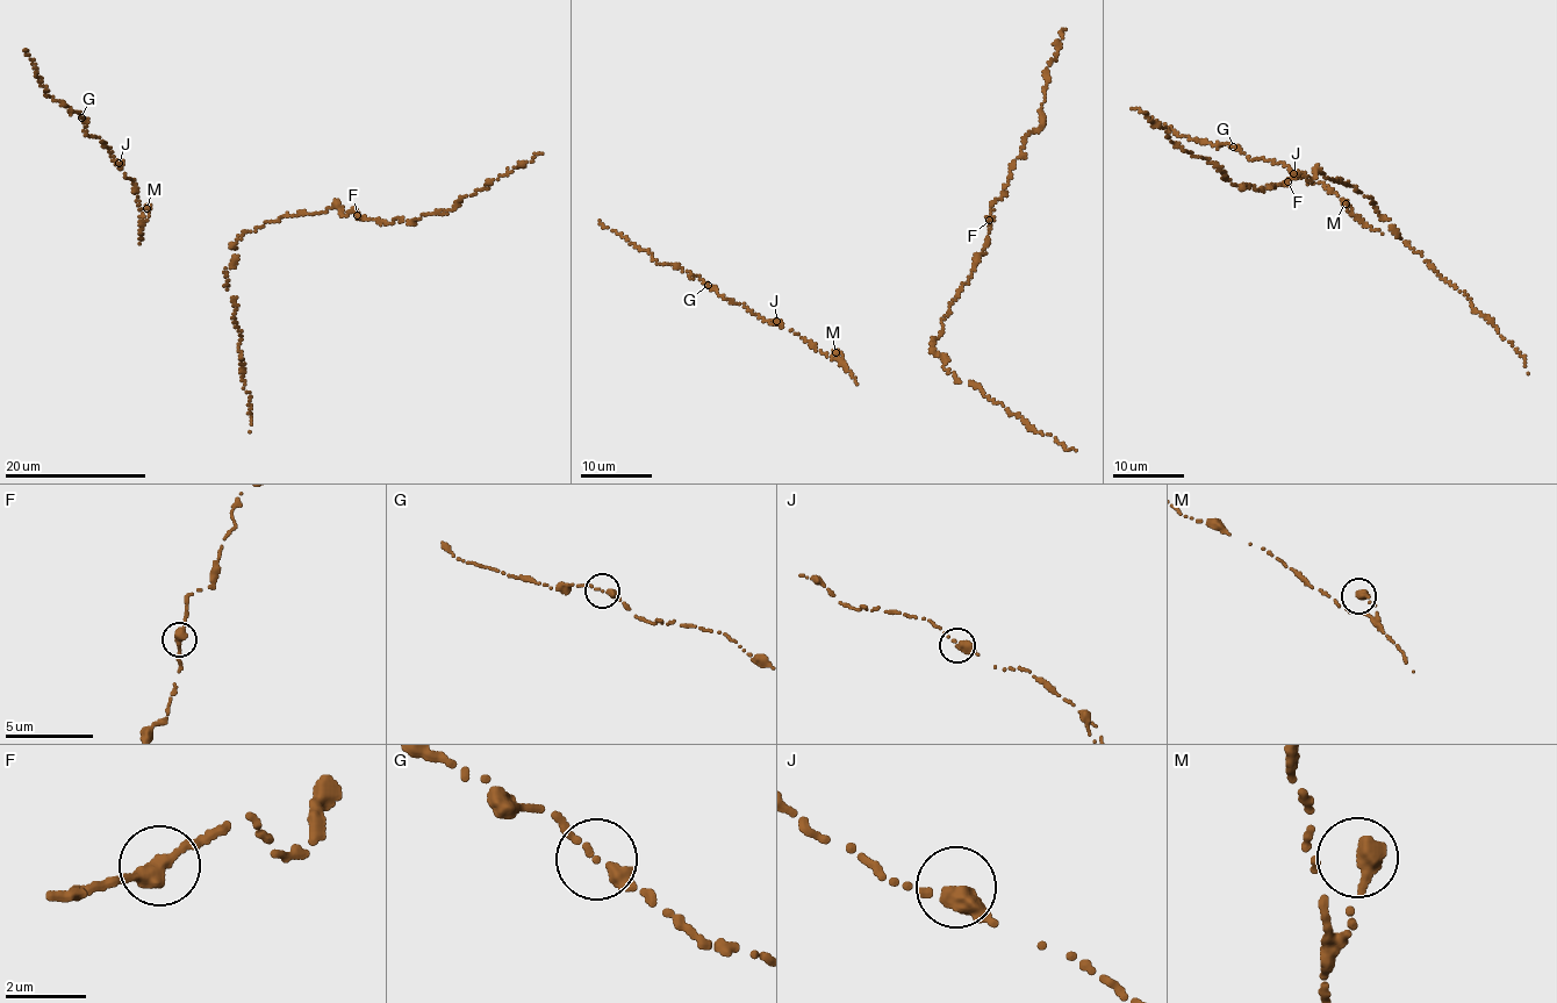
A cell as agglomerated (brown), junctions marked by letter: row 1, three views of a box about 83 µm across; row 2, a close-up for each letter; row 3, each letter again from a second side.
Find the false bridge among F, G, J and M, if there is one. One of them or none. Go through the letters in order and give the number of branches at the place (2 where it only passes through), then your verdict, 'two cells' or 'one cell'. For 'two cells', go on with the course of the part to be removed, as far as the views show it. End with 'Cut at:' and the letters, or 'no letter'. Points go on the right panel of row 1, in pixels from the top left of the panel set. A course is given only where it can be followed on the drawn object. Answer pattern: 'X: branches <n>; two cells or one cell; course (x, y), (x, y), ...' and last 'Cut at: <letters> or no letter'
F: branches 2; one cell
G: branches 2; one cell
J: branches 2; one cell
M: branches 1; one cell
Cut at: no letter

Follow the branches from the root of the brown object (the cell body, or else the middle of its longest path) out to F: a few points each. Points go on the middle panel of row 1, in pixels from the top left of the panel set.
F: (933, 339), (940, 336), (941, 321), (948, 314), (949, 305), (970, 279), (975, 258), (983, 252), (990, 220)

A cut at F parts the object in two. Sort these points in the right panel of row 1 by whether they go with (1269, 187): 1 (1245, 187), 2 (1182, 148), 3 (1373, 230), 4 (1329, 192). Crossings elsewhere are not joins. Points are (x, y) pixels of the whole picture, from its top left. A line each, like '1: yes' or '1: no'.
1: yes
2: yes
3: no
4: no

